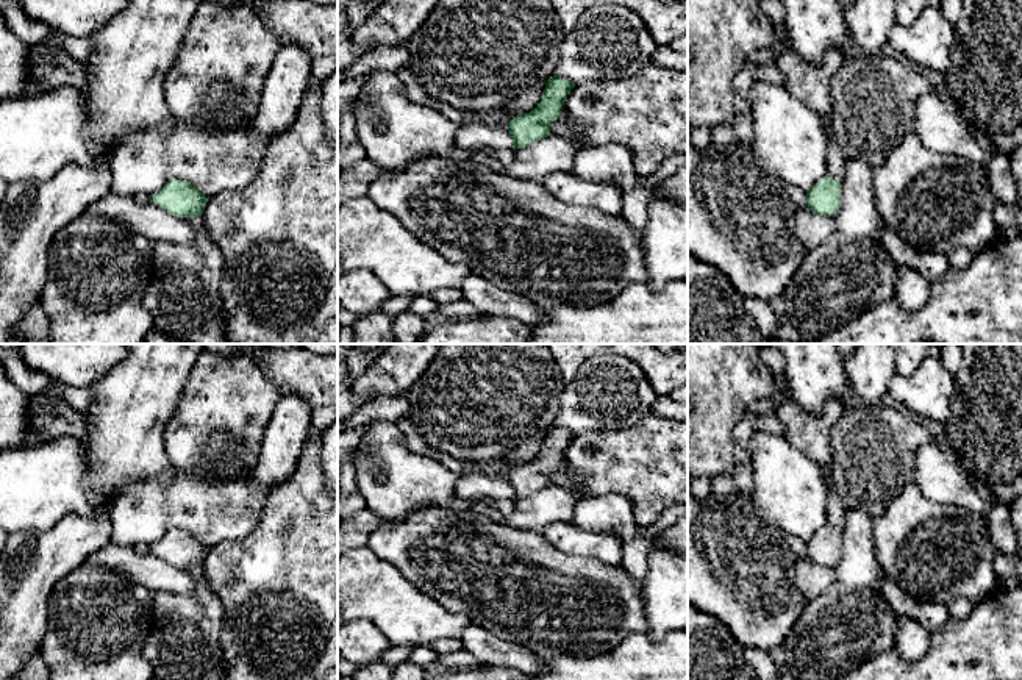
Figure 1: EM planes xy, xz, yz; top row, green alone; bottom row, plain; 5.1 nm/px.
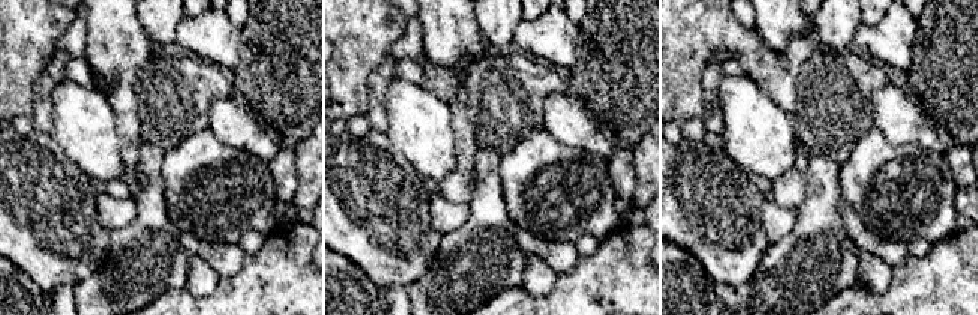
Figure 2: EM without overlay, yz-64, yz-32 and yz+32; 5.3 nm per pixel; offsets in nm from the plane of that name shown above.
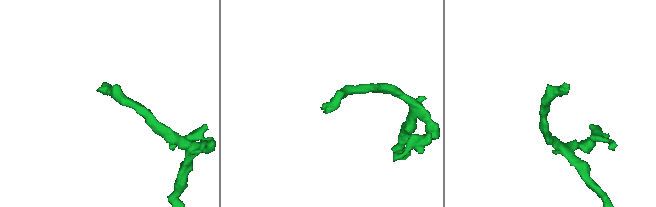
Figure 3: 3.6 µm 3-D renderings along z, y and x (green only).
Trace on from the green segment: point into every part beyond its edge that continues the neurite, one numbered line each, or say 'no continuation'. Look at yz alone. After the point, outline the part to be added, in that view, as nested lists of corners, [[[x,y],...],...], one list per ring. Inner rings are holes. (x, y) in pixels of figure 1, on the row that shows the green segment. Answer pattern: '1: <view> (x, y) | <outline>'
1: yz (836, 161) | [[[830,113],[825,114],[822,119],[824,131],[827,134],[828,149],[827,149],[827,175],[836,181],[842,180],[844,169],[845,169],[845,156],[841,152],[836,136],[831,127],[831,116]]]

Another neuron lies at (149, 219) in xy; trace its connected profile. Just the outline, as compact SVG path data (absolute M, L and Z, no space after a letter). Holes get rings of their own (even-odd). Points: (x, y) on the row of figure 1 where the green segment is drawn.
M111 191L91 203L86 213L120 220L131 231L153 242L166 241L177 245L191 245L197 239L188 217L169 214L161 205L150 200L136 200Z

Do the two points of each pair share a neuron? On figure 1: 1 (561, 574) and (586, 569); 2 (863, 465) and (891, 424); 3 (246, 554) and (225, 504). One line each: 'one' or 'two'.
1: one
2: one
3: two

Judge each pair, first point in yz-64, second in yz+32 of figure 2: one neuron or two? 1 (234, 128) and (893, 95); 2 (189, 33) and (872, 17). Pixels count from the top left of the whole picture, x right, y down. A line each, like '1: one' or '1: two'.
1: one
2: two

